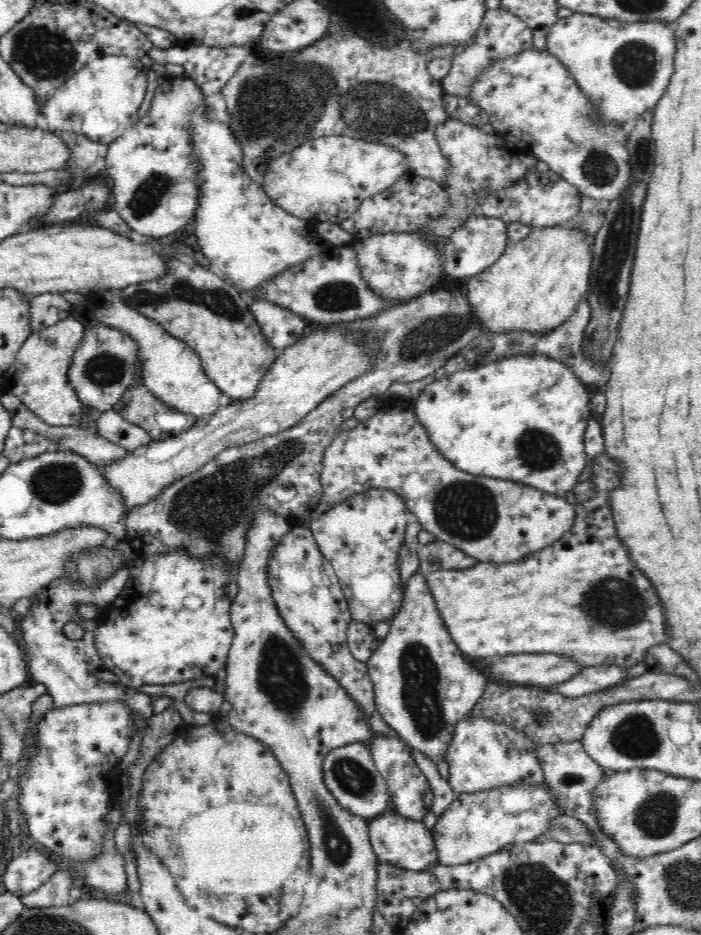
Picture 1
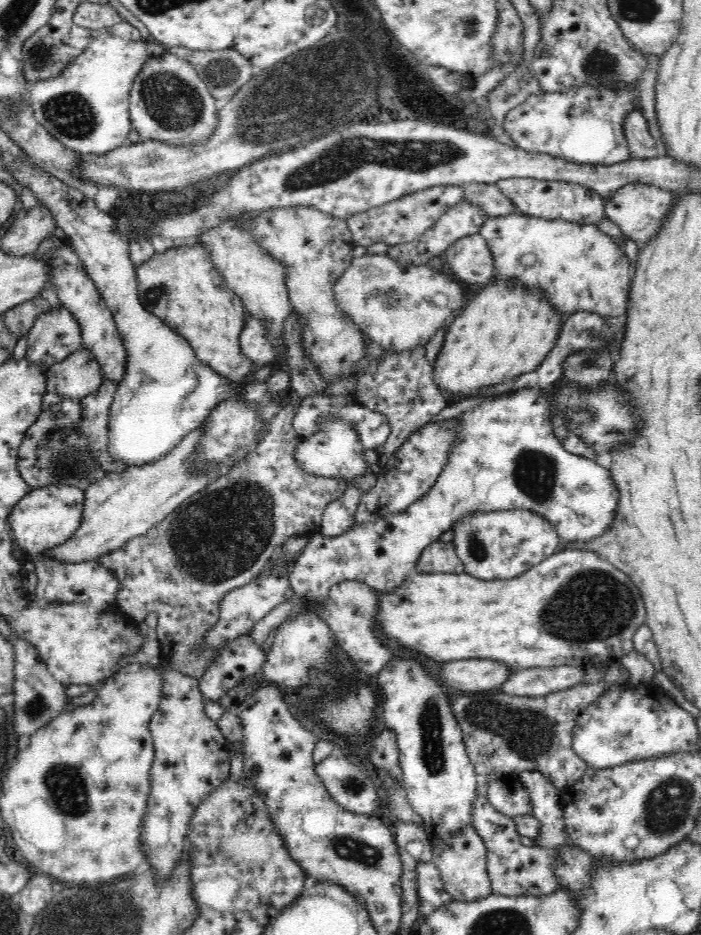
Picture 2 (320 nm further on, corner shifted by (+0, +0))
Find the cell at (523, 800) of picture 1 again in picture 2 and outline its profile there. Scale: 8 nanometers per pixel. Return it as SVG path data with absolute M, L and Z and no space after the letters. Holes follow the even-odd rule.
M462 828L450 840L431 840L433 857L431 861L438 868L443 879L444 889L452 901L462 902L480 900L493 894L489 875L487 874L487 854L483 838L475 828Z

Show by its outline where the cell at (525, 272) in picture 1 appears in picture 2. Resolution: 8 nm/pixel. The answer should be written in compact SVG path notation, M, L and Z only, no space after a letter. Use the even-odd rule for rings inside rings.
M494 277L493 281L486 288L478 286L474 292L470 292L462 312L448 324L443 346L433 362L434 379L442 394L466 399L491 386L530 373L538 368L558 340L565 317L553 308L537 288L528 289L513 278L501 280Z

